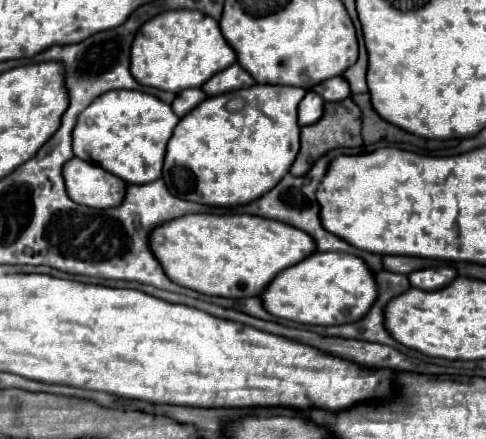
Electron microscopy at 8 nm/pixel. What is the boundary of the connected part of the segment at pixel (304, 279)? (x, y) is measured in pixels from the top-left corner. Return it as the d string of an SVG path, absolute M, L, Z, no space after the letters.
M314 253L294 267L280 271L260 301L264 309L282 319L290 319L304 325L342 325L360 321L376 299L376 281L366 263L346 253Z

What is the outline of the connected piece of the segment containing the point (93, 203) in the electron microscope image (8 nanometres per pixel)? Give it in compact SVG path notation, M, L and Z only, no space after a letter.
M72 157L62 169L68 197L94 209L118 207L126 195L126 183L96 163Z

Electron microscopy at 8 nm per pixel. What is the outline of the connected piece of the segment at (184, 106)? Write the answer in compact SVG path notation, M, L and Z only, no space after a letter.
M198 87L194 89L186 89L186 91L180 91L176 95L176 99L172 101L172 109L178 117L184 117L190 109L194 109L198 103L202 103L206 99L206 93Z

